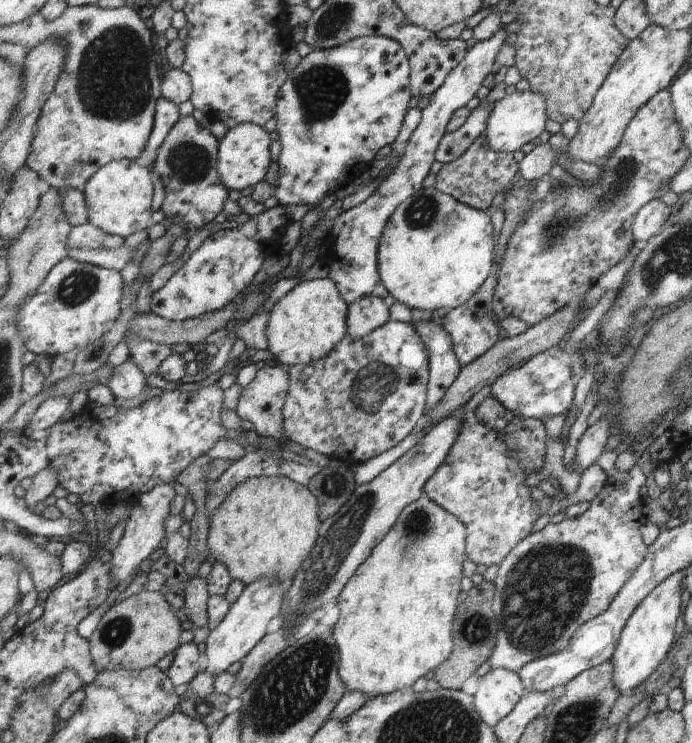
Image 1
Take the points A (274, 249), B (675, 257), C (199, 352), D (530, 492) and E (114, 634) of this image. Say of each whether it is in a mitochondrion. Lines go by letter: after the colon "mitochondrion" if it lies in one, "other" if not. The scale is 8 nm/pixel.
A: other
B: mitochondrion
C: other
D: other
E: mitochondrion

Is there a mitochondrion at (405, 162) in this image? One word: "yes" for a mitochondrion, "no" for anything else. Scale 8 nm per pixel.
no

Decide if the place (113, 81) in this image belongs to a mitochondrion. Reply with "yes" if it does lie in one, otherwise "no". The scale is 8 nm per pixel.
yes

